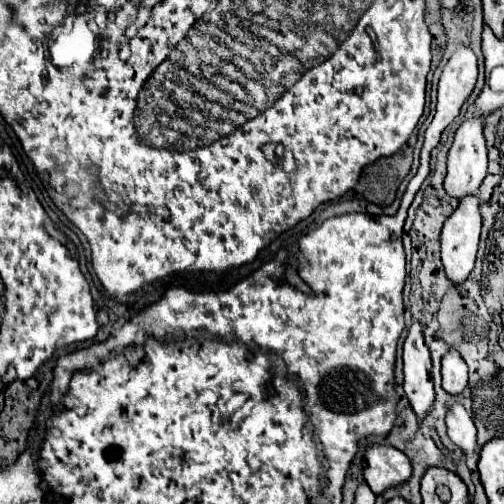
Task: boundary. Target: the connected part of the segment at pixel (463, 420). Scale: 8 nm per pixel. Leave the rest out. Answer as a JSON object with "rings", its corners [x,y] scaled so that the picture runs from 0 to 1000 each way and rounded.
{"rings":[[[901,802],[885,821],[889,869],[921,893],[921,901],[937,901],[944,893],[944,845],[933,821],[917,802]]]}

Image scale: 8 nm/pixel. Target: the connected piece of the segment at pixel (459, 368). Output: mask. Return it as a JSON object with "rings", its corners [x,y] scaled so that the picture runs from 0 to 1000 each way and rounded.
{"rings":[[[889,694],[877,706],[877,770],[889,782],[909,786],[925,770],[925,762],[929,762],[929,726],[921,722],[921,714],[905,694]]]}

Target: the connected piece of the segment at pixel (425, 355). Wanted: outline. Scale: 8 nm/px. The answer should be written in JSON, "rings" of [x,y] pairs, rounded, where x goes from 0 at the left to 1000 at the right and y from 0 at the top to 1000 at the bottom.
{"rings":[[[817,643],[810,671],[802,679],[802,778],[813,794],[813,806],[837,837],[849,825],[849,813],[857,810],[861,798],[861,766],[857,766],[857,714],[853,714],[853,694],[841,683],[837,667],[837,647]]]}

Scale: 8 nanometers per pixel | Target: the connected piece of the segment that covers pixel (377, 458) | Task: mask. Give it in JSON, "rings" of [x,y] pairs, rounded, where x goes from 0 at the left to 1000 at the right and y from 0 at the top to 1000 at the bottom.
{"rings":[[[754,881],[730,889],[722,948],[742,980],[758,980],[770,968],[810,956],[813,940],[817,925],[810,917],[810,905],[802,905],[794,893]]]}

